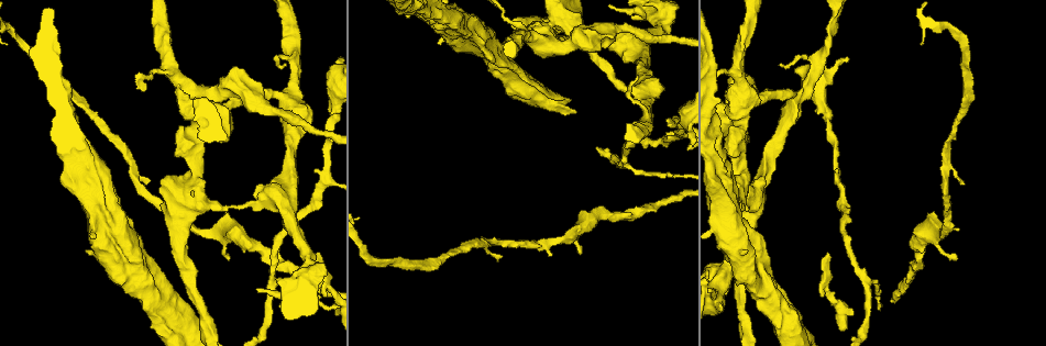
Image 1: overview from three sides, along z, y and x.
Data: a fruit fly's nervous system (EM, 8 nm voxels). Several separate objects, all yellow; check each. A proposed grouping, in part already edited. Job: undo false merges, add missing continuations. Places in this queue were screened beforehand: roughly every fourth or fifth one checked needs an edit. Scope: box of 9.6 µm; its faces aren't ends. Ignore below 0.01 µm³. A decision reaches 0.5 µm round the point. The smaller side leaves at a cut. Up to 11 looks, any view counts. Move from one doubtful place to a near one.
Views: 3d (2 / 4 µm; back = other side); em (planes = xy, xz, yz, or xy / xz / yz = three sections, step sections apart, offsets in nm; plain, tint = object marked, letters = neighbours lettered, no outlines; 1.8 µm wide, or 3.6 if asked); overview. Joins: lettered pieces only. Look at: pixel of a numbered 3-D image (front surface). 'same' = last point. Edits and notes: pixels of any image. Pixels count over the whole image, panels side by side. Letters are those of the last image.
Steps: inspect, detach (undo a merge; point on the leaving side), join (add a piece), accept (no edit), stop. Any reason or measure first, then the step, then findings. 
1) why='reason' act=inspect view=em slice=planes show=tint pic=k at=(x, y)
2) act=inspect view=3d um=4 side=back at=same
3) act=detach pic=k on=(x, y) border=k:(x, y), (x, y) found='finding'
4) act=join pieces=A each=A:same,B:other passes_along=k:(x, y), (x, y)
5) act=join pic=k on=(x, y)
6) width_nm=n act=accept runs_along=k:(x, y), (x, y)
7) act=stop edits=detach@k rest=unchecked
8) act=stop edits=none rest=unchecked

why='calibre changes' act=inspect view=3d um=4 pic=1 at=(835, 180)

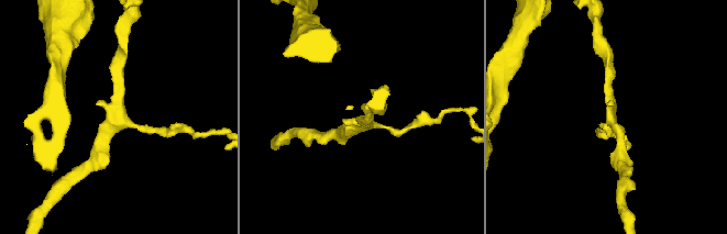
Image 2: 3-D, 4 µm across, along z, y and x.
act=inspect view=em um=3.6 slice=xy step=8 show=tint pic=2 at=(359, 126)

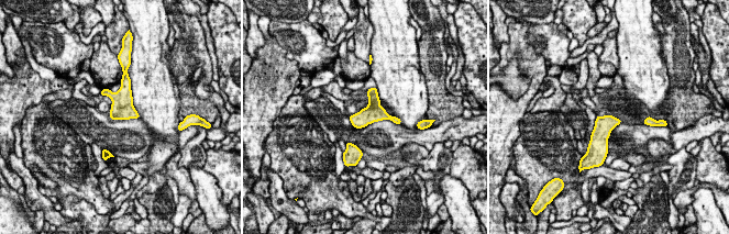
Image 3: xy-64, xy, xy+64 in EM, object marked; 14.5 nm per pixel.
act=inspect view=em um=3.6 slice=planes show=letters at=same

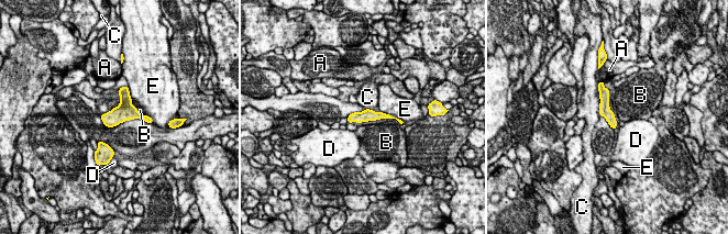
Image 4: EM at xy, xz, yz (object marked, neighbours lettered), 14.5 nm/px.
act=accept each=A:other,B:other,C:other,D:other,E:other found='all the same neuron'

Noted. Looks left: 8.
why='thin end' act=inspect view=em slice=xy step=8 show=letters pic=1 at=(319, 253)

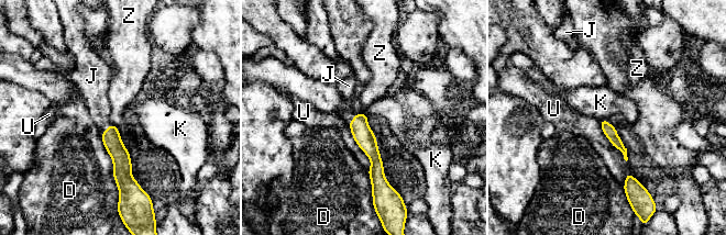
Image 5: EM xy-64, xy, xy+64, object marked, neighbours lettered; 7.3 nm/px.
why='another direction' act=inspect view=em slice=planes show=letters at=same

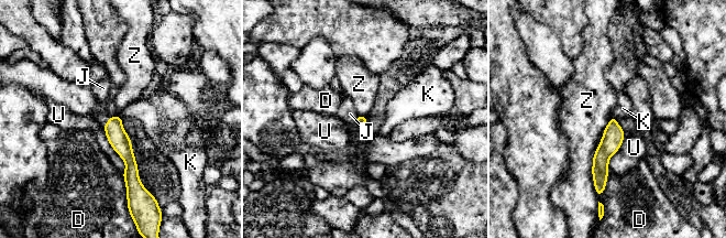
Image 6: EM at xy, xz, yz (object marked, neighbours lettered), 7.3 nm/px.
longest_contact=Z:600nm act=join pieces=J each=D:other,J:same,K:other,U:other,Z:other passes_along=6:(119, 140), (108, 121), (103, 88) found='the neuron continues'

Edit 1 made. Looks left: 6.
why='calibre changes' act=inspect view=3d um=4 pic=1 at=(189, 207)

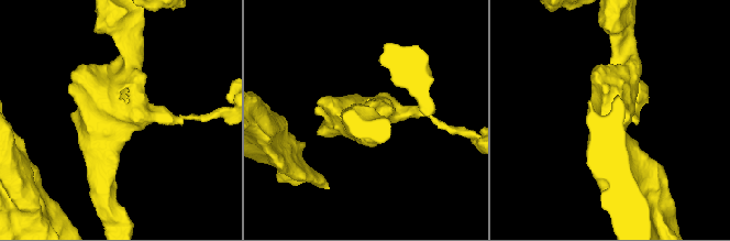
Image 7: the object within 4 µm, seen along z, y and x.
why='shape alone is not enough' act=inspect view=em um=3.6 slice=planes show=letters pic=7 at=(116, 117)

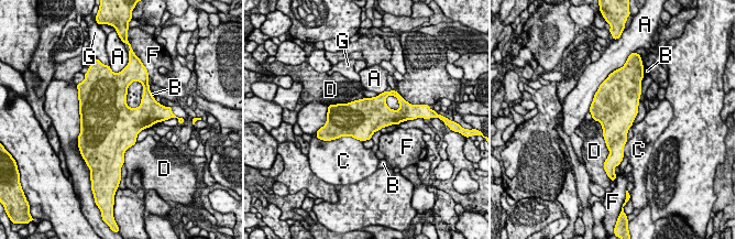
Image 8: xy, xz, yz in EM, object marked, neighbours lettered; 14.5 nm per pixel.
act=accept each=A:other,B:other,C:other,D:other,F:other,G:other found='all the same neuron'

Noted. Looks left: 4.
why='calibre changes' act=inspect view=3d um=4 pic=1 at=(121, 237)

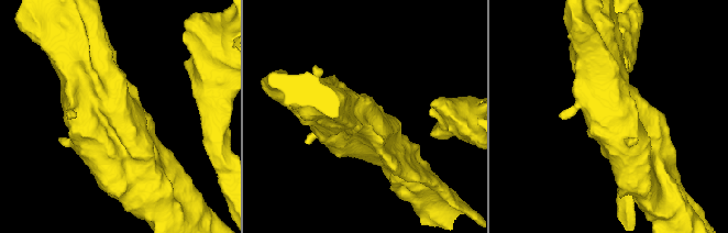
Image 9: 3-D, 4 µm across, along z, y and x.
act=inspect view=em um=3.6 slice=planes show=tint pic=9 at=(113, 120)

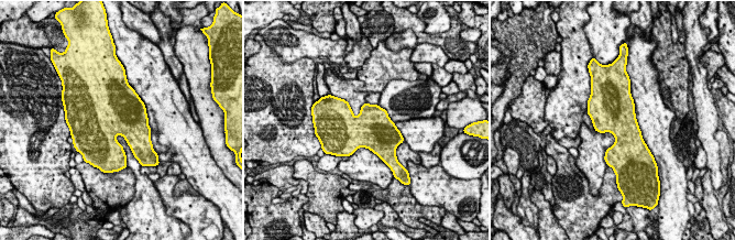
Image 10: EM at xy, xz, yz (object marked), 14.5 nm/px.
why='what lies round it' act=inspect view=em um=3.6 slice=planes show=letters at=same

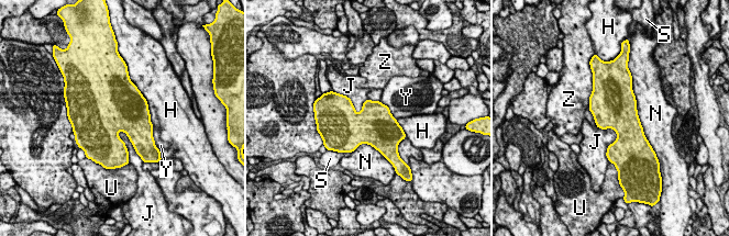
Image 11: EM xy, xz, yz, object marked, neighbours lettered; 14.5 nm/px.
act=accept each=H:other,J:other,N:other,S:other,U:other,Y:other,Z:other border=11:(119, 131), (125, 134), (137, 155) found='one neuron here'

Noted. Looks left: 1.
act=stop edits=join@6 rest=unchecked

